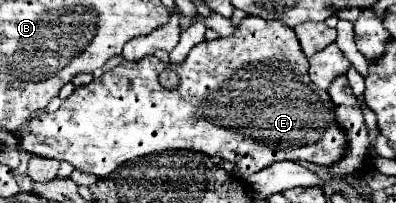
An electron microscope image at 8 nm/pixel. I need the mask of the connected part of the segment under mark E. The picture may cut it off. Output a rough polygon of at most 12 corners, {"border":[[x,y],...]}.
{"border":[[247,16],[159,84],[75,88],[21,150],[107,178],[165,150],[241,178],[347,140],[295,30]]}

